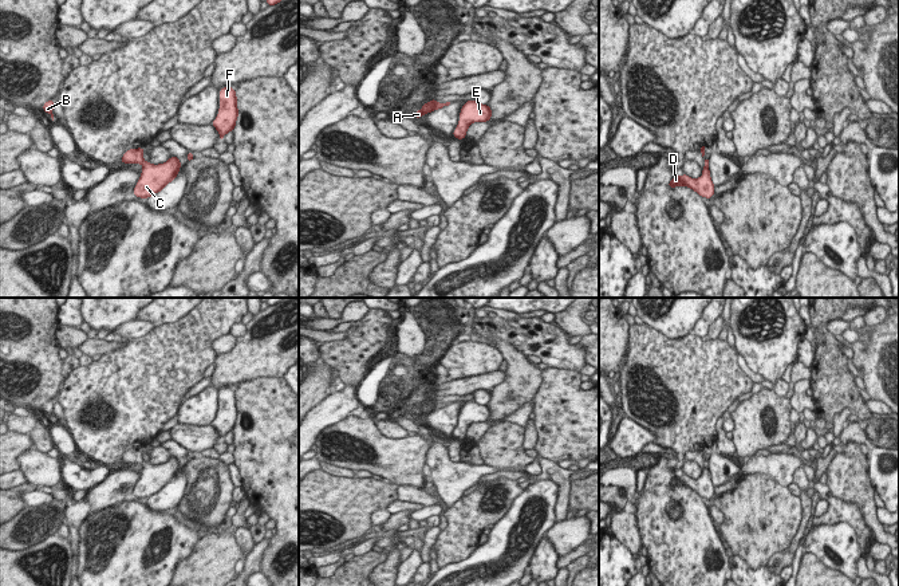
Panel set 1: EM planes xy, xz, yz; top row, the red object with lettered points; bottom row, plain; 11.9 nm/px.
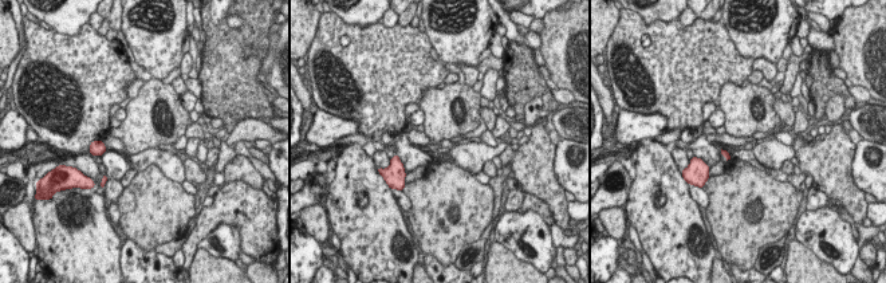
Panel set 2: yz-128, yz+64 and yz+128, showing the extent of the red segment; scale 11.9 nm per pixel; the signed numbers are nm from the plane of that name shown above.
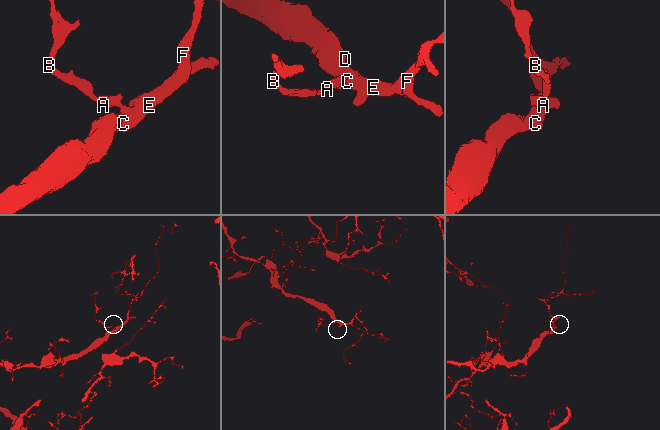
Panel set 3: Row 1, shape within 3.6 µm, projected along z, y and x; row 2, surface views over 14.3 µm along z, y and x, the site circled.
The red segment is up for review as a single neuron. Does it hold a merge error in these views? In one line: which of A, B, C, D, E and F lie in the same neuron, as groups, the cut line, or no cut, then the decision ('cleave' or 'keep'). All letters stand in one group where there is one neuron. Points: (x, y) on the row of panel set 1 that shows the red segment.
A B C D E F; no cut; keep

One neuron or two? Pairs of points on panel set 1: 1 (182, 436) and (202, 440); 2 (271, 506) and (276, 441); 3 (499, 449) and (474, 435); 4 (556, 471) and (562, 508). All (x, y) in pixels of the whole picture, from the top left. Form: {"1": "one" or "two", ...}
{"1": "one", "2": "one", "3": "two", "4": "one"}

